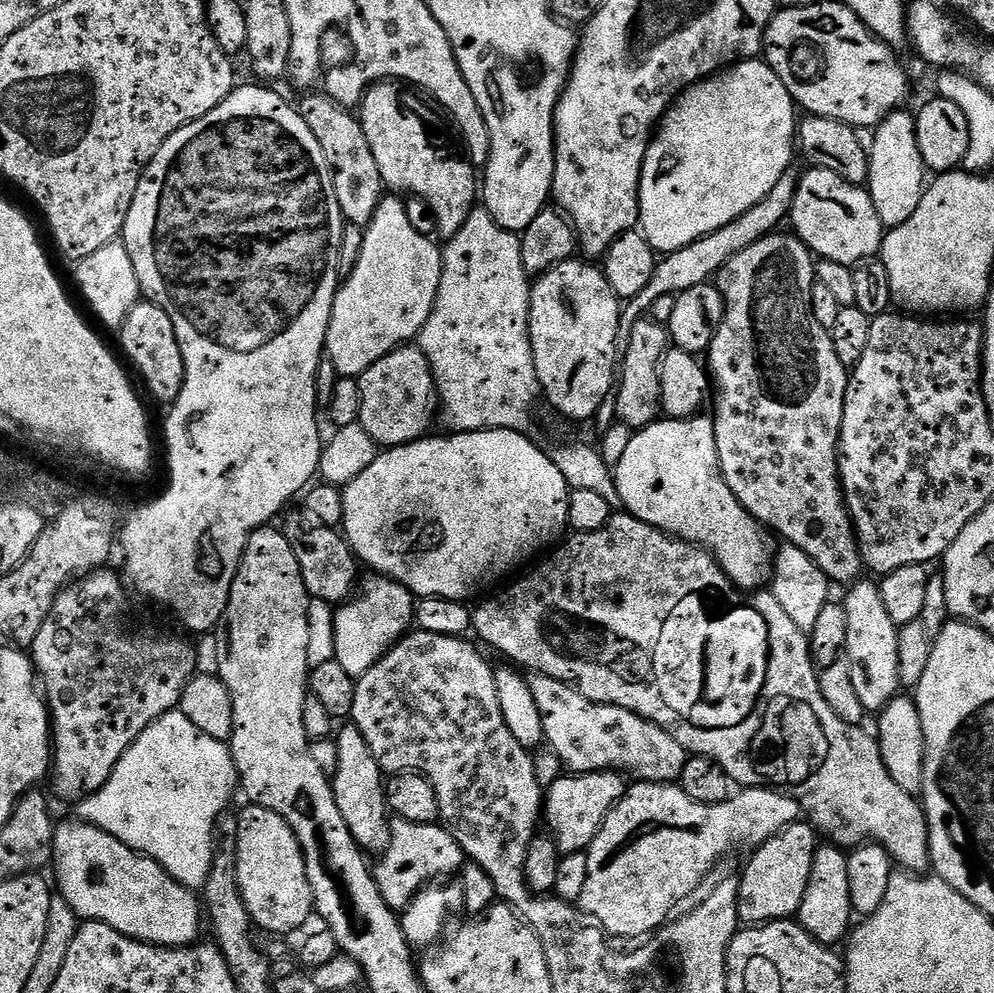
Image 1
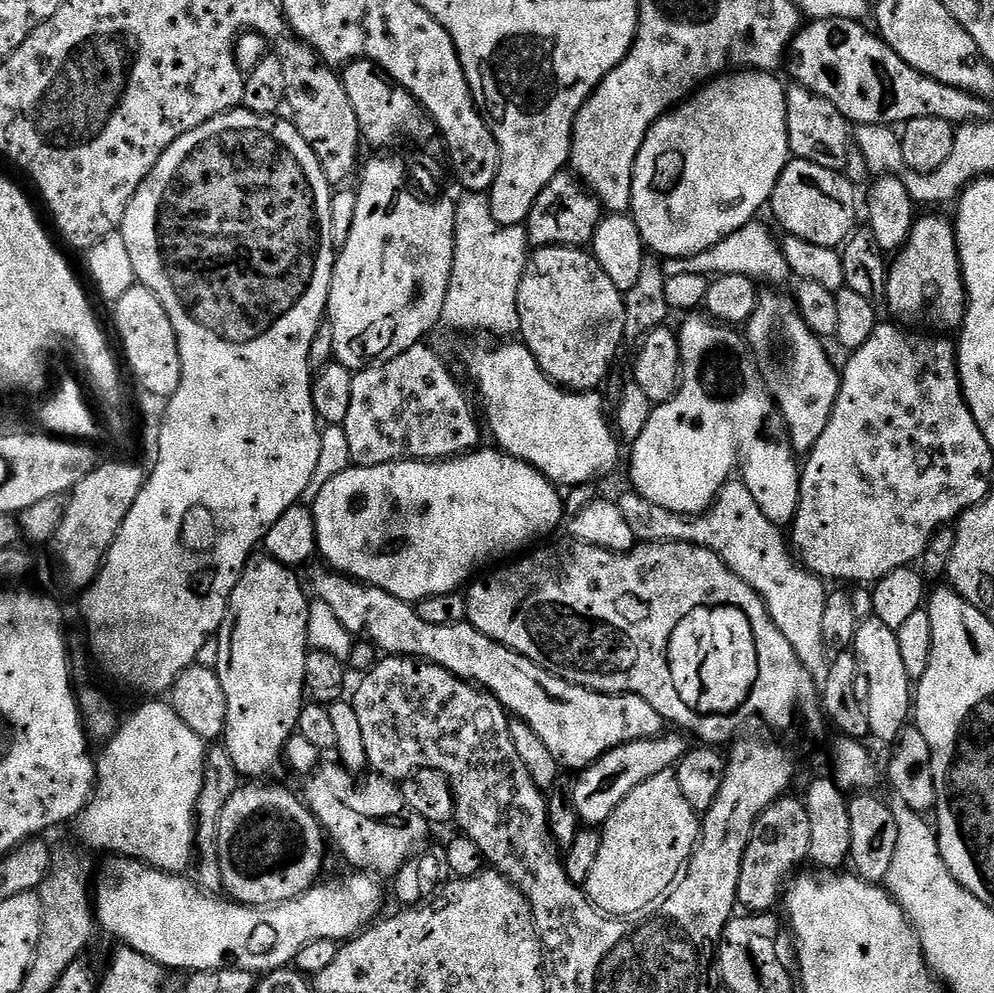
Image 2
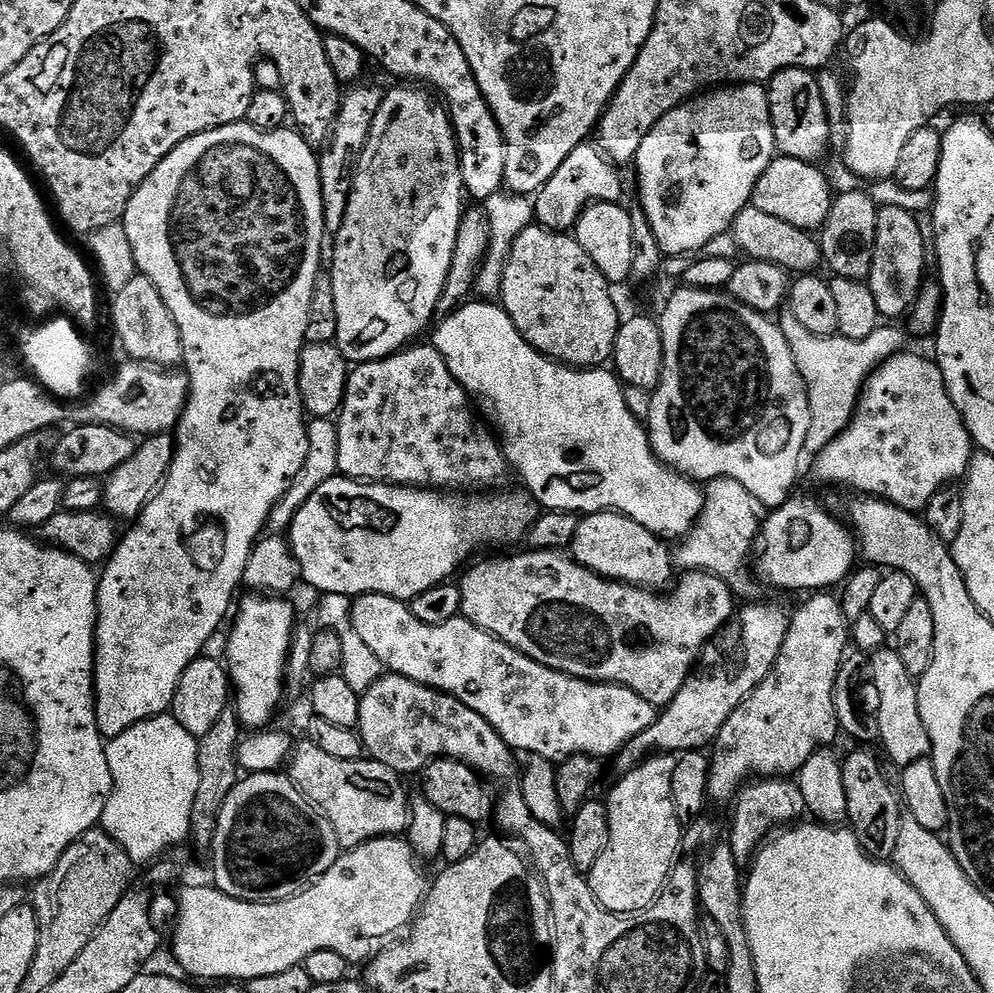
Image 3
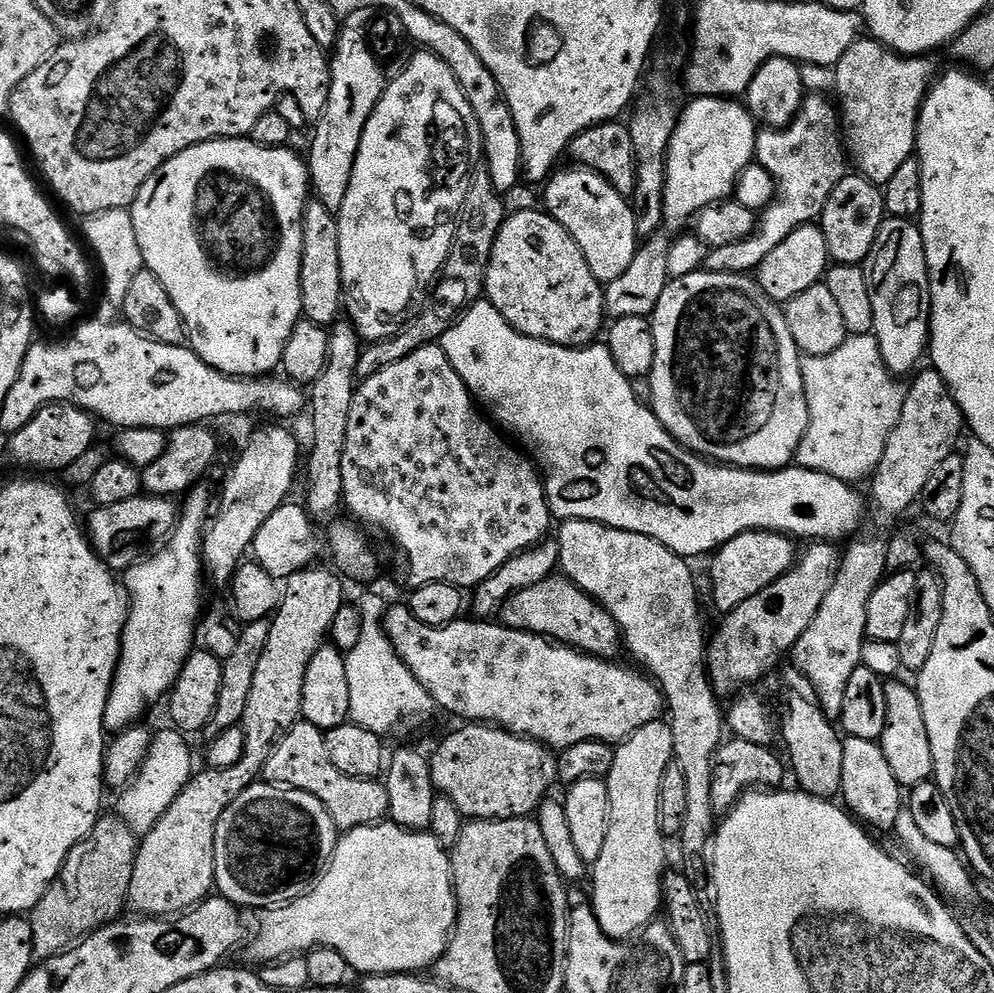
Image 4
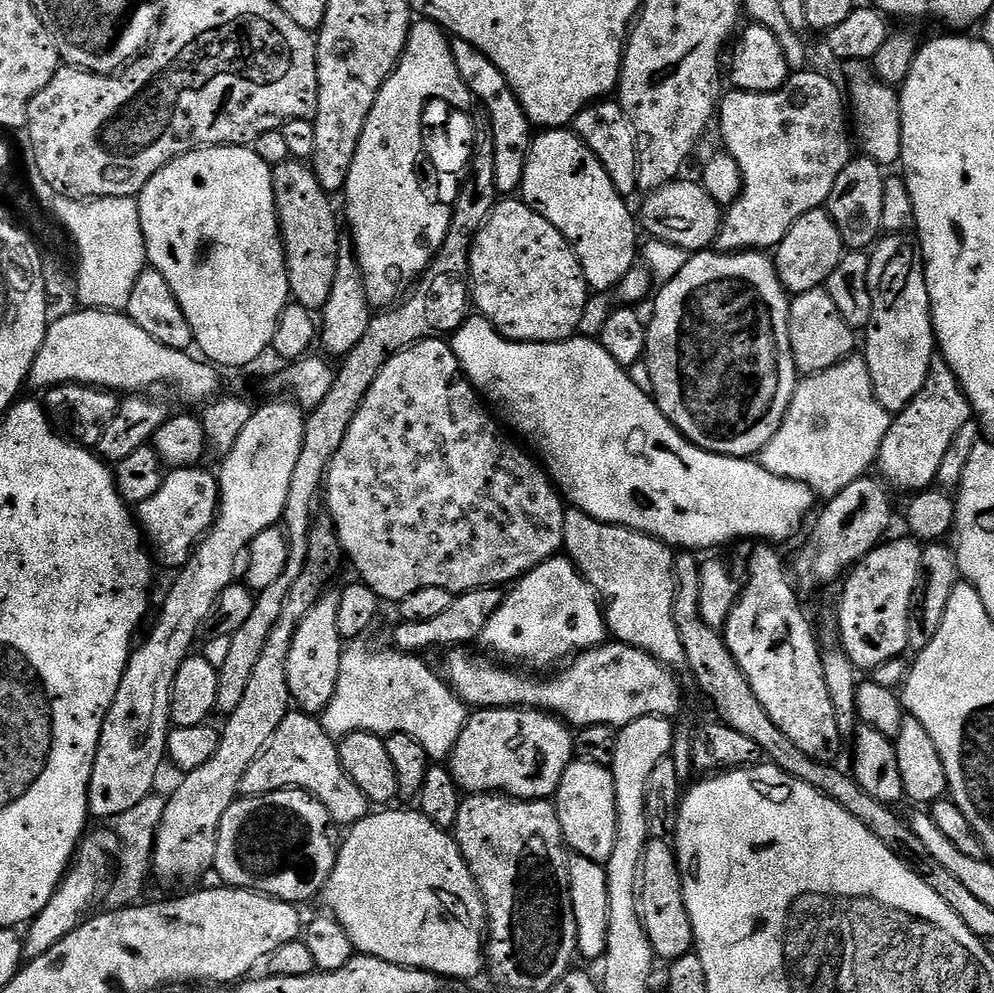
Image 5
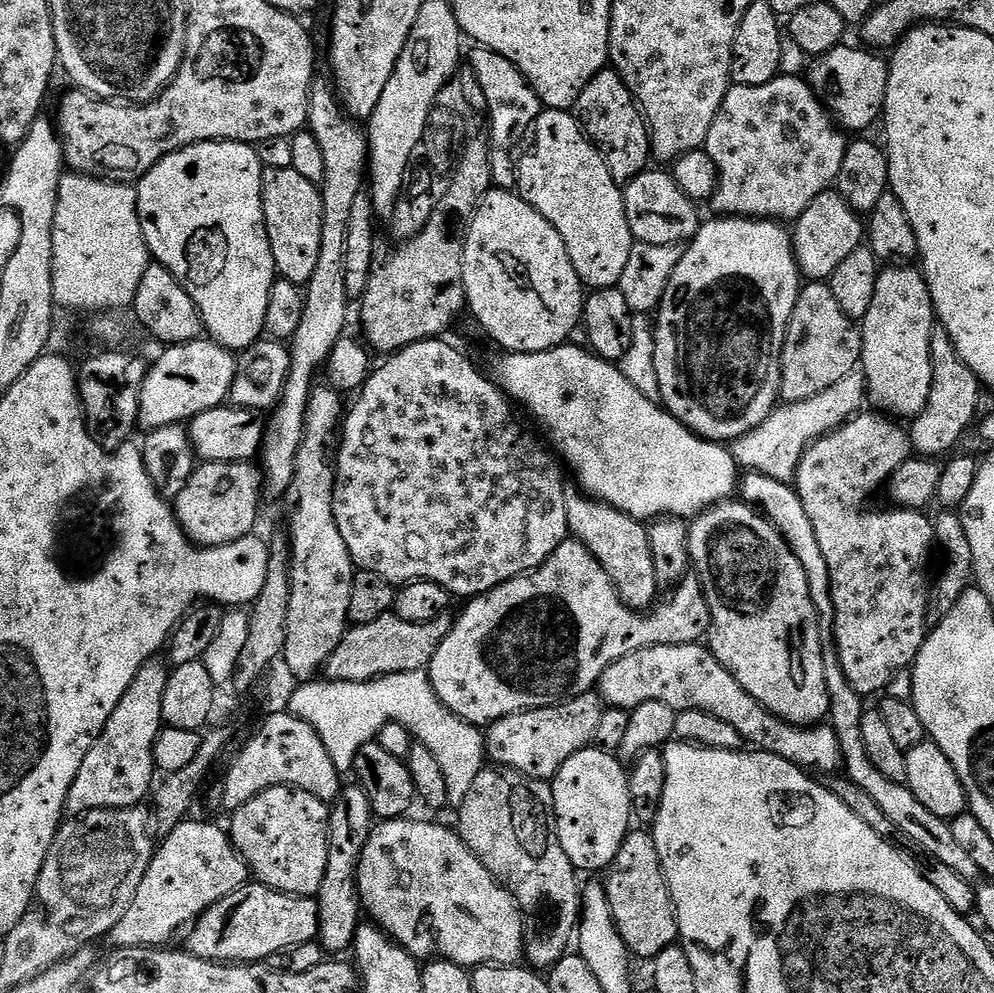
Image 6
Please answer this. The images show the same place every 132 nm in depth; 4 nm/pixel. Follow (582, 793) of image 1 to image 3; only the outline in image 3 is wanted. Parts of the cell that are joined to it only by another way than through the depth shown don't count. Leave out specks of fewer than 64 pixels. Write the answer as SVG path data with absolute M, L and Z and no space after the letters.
M748 602L739 609L732 637L710 645L704 652L704 661L696 668L696 676L689 675L680 693L657 715L655 722L624 745L618 756L621 769L635 768L653 754L699 752L715 741L722 726L726 726L726 718L770 674L774 662L778 662L782 642L786 642L786 630L792 621L789 609L780 604L760 603Z

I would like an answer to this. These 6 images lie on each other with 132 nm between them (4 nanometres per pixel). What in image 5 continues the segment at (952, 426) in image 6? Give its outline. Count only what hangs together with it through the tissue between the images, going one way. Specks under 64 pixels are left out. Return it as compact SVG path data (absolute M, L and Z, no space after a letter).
M933 355L922 390L900 412L895 413L890 430L880 447L879 475L907 494L915 494L937 483L936 475L950 444L973 415L968 395L943 356Z

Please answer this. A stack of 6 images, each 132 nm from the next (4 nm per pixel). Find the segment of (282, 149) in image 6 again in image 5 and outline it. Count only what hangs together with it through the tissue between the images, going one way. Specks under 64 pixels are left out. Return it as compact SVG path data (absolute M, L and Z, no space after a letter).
M280 130L262 134L250 147L258 154L258 158L262 158L262 162L275 166L272 169L272 181L291 299L306 306L306 310L319 314L330 298L334 270L338 270L338 250L342 239L340 224L332 209L333 197L321 186L303 159L290 158L290 149Z

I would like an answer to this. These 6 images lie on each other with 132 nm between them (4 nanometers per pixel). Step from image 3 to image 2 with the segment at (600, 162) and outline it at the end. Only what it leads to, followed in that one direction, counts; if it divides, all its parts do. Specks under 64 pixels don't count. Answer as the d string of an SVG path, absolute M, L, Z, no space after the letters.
M571 171L558 173L546 190L538 194L538 202L530 210L526 221L528 243L536 248L584 248L591 245L602 219L602 205Z

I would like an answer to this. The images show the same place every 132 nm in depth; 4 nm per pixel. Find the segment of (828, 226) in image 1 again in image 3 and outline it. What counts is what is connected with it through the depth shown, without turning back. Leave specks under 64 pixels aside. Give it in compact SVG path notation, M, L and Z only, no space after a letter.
M777 155L760 175L752 195L751 207L762 210L762 214L770 214L770 218L782 218L782 222L790 222L790 226L805 230L823 228L832 209L834 191L828 185L827 178L816 168L819 167L807 160Z

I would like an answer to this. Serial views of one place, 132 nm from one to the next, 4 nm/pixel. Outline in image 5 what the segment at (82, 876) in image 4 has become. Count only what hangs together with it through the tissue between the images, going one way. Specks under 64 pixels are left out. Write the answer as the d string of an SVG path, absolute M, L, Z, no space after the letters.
M153 794L138 802L138 806L126 810L126 814L118 814L111 821L111 831L115 833L118 841L118 863L106 888L109 909L127 908L141 899L139 896L143 894L144 887L148 884L148 876L150 880L153 875L152 851L156 845L156 831L162 822L162 814L167 805L168 801L163 795L160 797L159 794Z

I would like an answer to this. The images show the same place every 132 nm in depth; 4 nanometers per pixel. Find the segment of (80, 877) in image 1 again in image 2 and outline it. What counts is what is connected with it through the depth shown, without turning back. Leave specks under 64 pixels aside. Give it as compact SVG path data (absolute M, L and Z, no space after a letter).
M113 855L104 865L99 865L98 871L94 876L94 911L101 929L104 928L112 936L117 936L120 942L123 942L127 947L138 950L138 954L142 954L146 958L150 958L154 962L158 962L166 970L172 968L185 968L185 973L191 974L194 972L215 972L219 973L221 970L239 970L241 972L250 972L253 974L267 974L270 972L279 972L287 969L289 965L295 961L297 954L311 942L311 940L335 940L343 942L351 940L353 936L364 931L381 915L380 903L384 900L384 892L380 889L381 881L373 878L368 874L352 874L356 876L348 876L344 880L344 884L324 884L325 882L317 883L309 892L297 898L297 900L287 900L281 904L277 904L270 908L253 908L247 904L238 904L231 898L219 900L219 895L213 894L200 887L199 883L192 884L184 874L169 874L163 872L161 868L151 868L150 865L144 863L143 860L131 860L129 856Z

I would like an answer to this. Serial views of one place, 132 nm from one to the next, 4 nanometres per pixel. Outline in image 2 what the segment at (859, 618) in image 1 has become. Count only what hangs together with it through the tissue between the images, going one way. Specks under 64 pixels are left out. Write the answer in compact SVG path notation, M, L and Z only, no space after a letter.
M875 618L859 621L851 651L856 657L856 667L863 683L864 680L868 683L866 707L871 739L881 740L887 746L895 745L902 730L909 727L914 712L914 684L906 674L902 653L898 651L896 629Z

